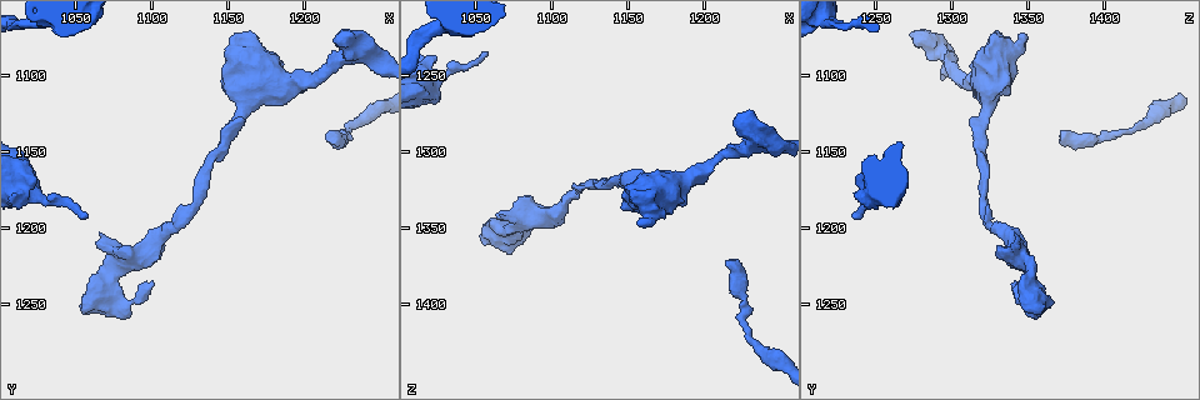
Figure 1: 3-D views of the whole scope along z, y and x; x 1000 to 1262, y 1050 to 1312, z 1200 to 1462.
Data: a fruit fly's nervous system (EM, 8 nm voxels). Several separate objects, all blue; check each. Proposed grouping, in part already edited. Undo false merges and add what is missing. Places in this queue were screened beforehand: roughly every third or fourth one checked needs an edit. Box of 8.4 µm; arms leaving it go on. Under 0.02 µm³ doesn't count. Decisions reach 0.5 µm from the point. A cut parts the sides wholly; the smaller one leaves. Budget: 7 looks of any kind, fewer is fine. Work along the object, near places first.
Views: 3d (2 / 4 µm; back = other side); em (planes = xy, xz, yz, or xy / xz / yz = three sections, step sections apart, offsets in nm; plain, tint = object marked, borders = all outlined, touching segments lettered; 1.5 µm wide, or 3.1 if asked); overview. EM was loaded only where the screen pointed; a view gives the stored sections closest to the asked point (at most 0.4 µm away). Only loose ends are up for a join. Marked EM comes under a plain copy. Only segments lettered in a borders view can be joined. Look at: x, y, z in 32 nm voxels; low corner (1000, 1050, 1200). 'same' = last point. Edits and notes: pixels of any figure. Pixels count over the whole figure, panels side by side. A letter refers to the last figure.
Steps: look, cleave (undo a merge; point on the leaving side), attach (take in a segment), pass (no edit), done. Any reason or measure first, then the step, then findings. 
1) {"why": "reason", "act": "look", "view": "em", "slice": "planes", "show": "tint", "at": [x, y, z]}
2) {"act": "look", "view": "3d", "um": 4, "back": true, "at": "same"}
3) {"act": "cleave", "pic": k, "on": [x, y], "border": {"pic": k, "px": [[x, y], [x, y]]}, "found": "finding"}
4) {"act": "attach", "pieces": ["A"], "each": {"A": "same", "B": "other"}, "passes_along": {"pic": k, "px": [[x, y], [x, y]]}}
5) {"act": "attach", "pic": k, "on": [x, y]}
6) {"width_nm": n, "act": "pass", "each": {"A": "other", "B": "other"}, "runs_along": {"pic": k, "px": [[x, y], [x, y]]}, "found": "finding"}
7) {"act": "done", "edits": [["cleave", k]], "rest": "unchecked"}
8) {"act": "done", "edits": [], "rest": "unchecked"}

{"why": "arms part here", "act": "look", "view": "3d", "um": 4, "at": [1232, 1084, 1292]}

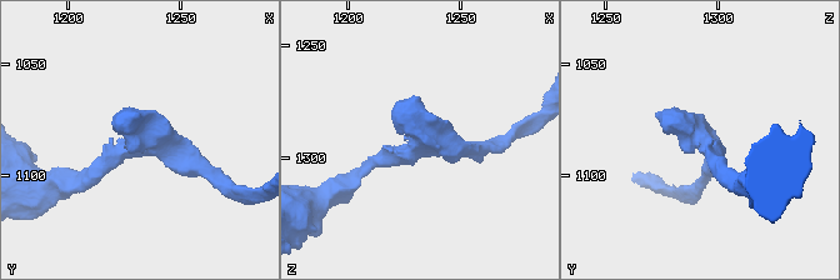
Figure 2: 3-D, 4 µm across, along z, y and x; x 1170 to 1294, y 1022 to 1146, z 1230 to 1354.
{"why": "shape alone is not enough", "act": "look", "view": "em", "slice": "yz", "step": 8, "show": "tint", "at": [1232, 1083, 1292]}

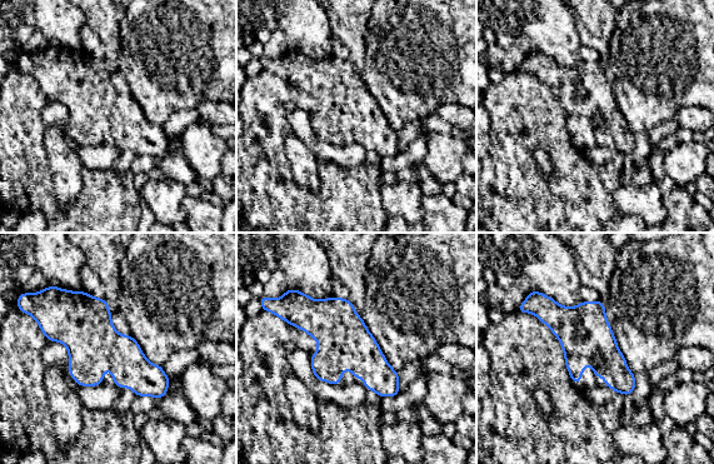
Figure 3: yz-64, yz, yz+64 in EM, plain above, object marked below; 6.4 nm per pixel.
{"act": "look", "view": "em", "slice": "yz", "step": 8, "show": "borders", "at": "same"}

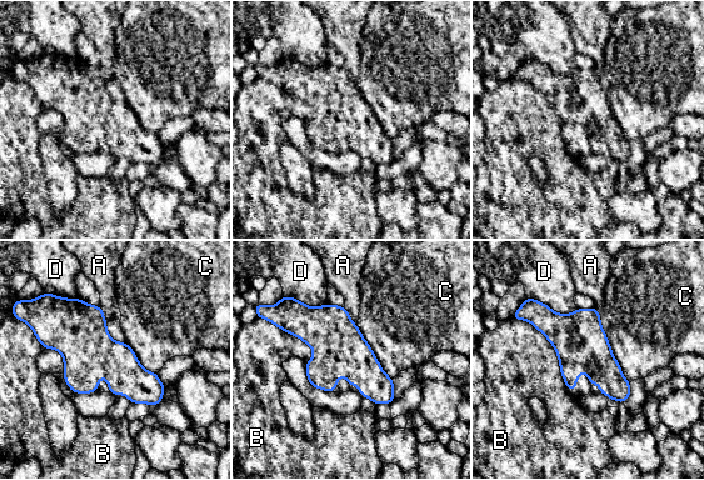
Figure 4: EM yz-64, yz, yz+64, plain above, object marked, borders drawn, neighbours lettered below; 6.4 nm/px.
{"act": "pass", "each": {"A": "other", "B": "other", "C": "other", "D": "other"}, "border": {"pic": 4, "px": [[104, 318], [108, 334], [124, 343]]}, "found": "all the same neuron"}

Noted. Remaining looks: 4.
{"why": "free end", "act": "look", "view": "3d", "um": 4, "at": [1216, 1138, 1372]}

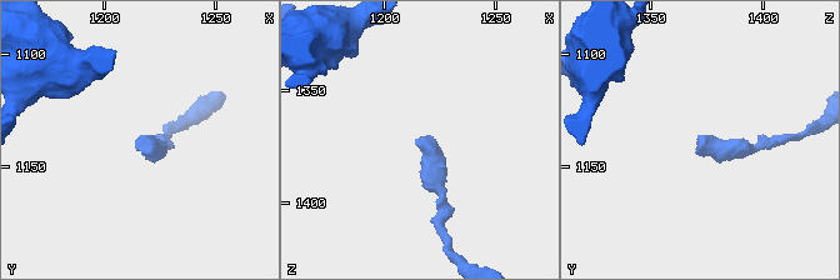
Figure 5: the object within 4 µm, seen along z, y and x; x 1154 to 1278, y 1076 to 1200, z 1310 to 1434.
{"act": "look", "view": "em", "slice": "xz", "step": 4, "show": "borders", "at": [1217, 1136, 1373]}

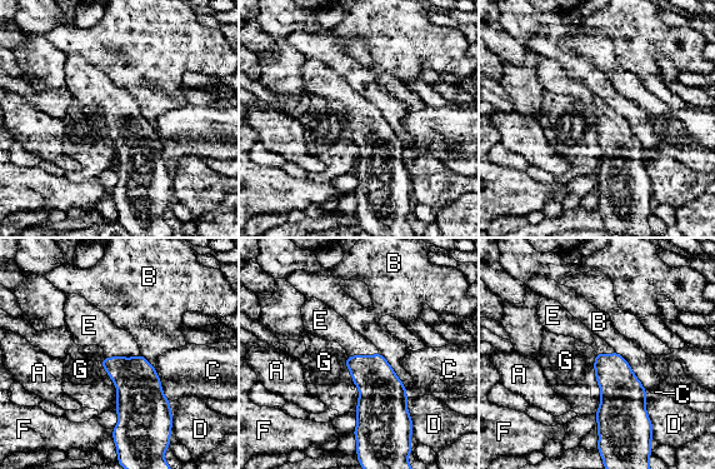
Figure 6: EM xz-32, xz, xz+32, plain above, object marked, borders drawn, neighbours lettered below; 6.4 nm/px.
{"longest_contact_nm": ["B", 360], "act": "attach", "pieces": ["E"], "each": {"A": "other", "B": "other", "C": "other", "D": "other", "E": "same", "F": "other", "G": "other"}, "passes_along": {"pic": 6, "px": [[139, 389], [121, 357], [95, 328]]}, "found": "it goes on there"}

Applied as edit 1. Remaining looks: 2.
{"act": "look", "view": "overview"}

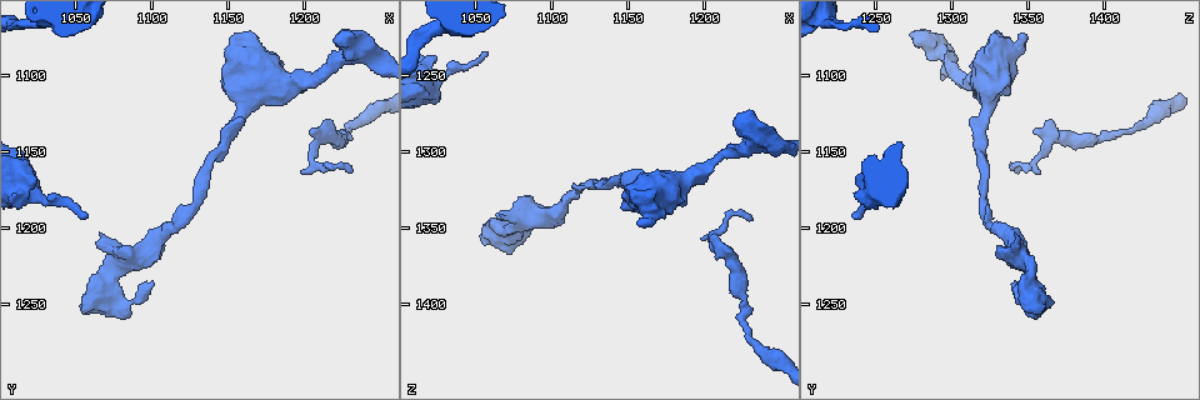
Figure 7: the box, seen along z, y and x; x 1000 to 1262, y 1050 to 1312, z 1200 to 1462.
{"why": "an open end", "act": "look", "view": "em", "slice": "planes", "show": "borders", "at": [1058, 1192, 1236]}

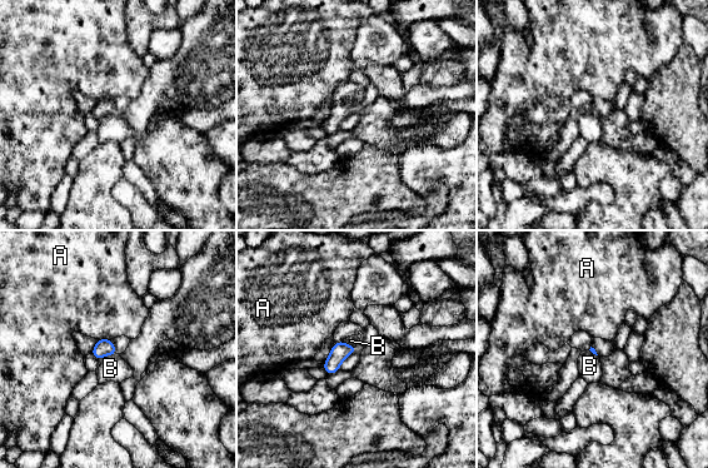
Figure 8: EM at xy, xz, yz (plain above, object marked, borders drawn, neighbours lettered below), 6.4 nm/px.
{"act": "pass", "each": {"A": "other", "B": "other"}, "border": {"pic": 8, "px": [[115, 353], [106, 354], [99, 361]]}, "found": "none of them fits"}

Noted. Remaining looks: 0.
{"act": "done", "edits": [["attach", 6]], "rest": "unchecked"}

